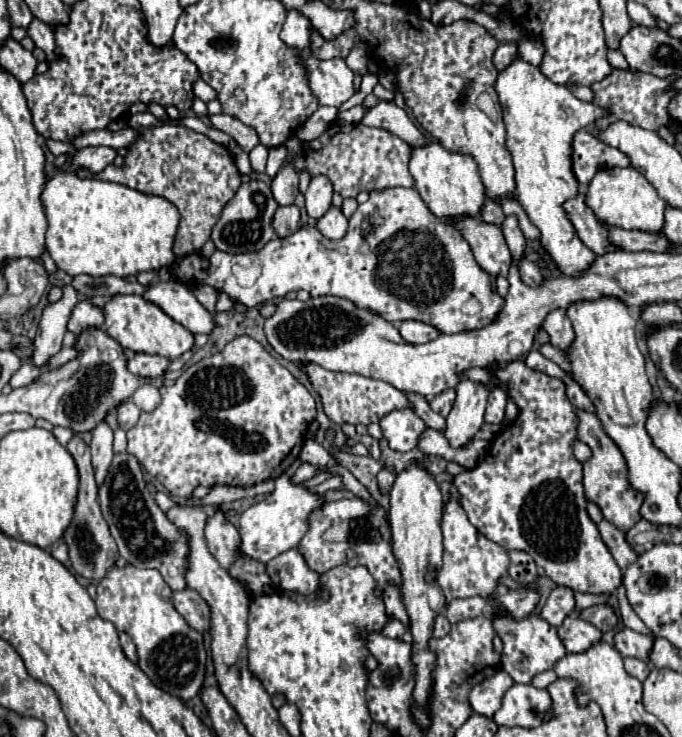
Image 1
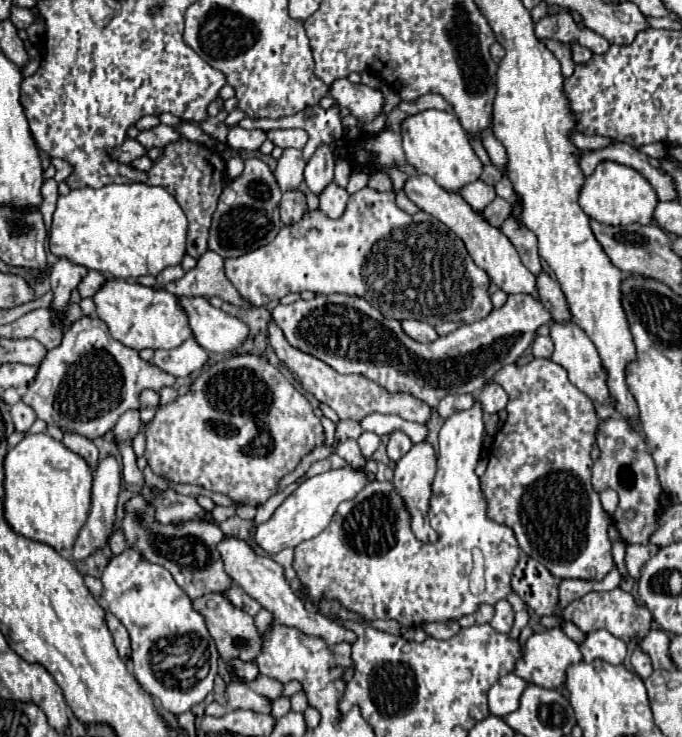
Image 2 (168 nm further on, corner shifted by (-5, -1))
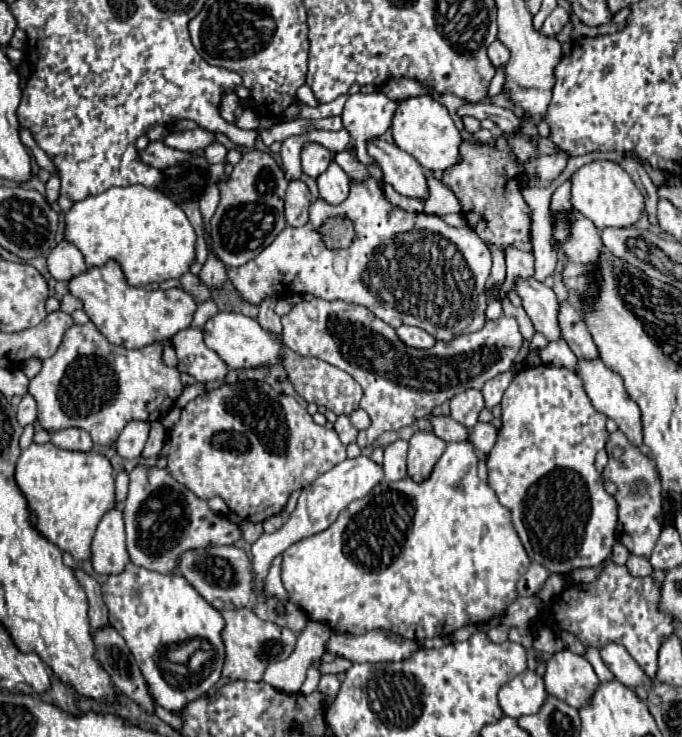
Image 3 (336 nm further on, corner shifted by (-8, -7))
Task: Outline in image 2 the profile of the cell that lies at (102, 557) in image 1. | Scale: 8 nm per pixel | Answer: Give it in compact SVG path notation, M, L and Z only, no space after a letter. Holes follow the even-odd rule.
M65 433L65 435L63 435L63 445L65 445L67 449L71 449L73 453L81 455L81 457L89 463L91 469L97 467L97 457L99 457L99 453L97 453L97 447L93 445L93 441L89 441L87 437L83 437L83 435L79 435L79 433Z

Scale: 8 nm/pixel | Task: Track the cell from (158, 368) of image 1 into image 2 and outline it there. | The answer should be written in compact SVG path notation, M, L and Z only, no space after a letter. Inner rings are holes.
M189 337L183 345L169 349L169 351L155 351L153 363L175 375L175 377L187 377L191 373L197 373L203 369L203 365L209 361L209 353L195 341L195 337Z

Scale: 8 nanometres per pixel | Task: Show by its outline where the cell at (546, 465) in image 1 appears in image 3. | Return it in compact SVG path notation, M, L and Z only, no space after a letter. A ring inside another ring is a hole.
M552 365L518 371L500 407L502 429L486 461L488 485L512 513L528 557L556 575L602 565L616 543L618 513L594 467L594 457L608 439L608 417L594 409L574 371Z

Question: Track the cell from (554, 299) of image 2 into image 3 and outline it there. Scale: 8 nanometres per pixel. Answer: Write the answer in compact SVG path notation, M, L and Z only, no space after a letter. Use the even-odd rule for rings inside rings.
M570 301L560 303L558 323L560 323L562 339L568 343L568 347L574 351L576 357L592 359L594 355L598 355L598 349L596 349L594 339L592 339L588 327L584 323L582 313Z

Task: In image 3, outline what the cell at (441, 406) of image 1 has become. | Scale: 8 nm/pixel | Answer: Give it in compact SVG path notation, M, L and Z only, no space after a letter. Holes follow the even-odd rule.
M464 391L450 401L450 417L464 427L472 429L478 423L478 415L484 409L484 399L480 391Z

